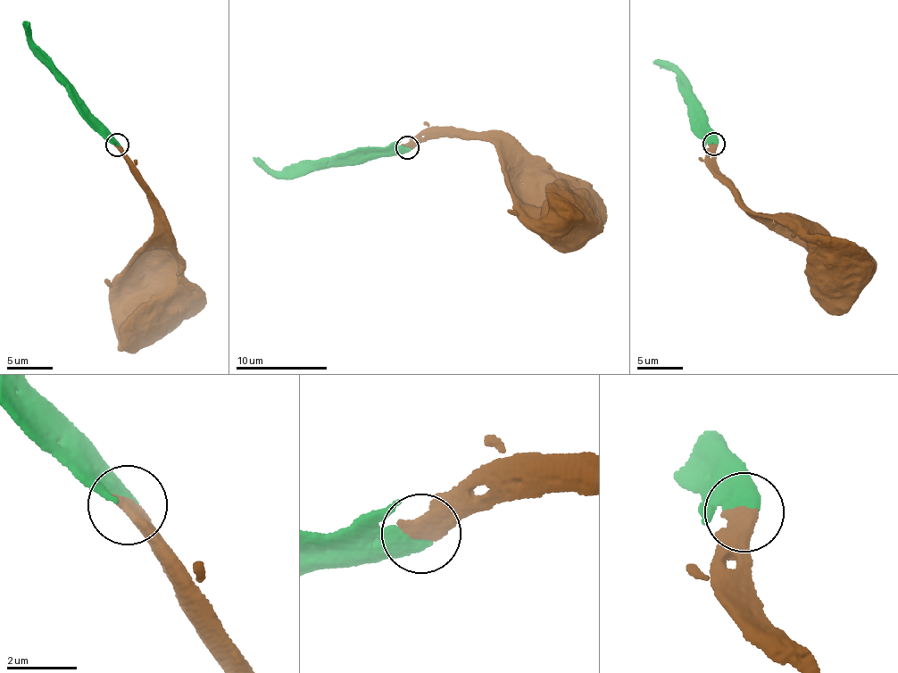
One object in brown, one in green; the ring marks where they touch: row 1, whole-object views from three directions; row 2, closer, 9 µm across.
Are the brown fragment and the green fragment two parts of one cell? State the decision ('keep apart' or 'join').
join

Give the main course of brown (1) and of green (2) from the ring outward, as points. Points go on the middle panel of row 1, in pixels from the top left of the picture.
1: (406, 148), (435, 137), (492, 133), (511, 145), (544, 177), (568, 211)
2: (406, 148), (362, 158), (292, 163), (279, 170), (271, 170), (253, 158)

